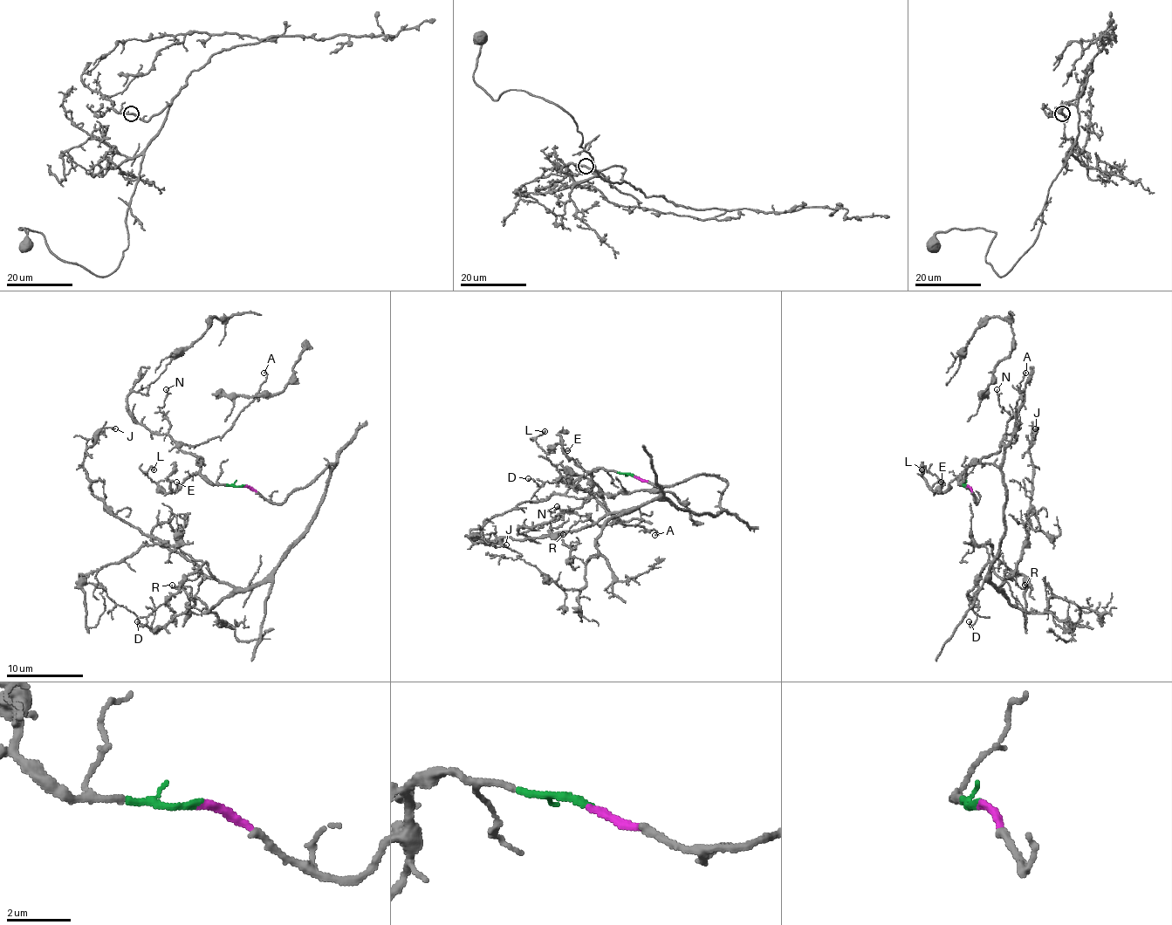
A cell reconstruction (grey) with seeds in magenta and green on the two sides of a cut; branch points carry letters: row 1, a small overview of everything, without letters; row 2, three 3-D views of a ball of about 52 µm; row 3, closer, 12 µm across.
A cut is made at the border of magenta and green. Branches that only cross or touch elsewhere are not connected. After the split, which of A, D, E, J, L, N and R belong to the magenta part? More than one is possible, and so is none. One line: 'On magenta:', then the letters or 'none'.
On magenta: D, J, R

